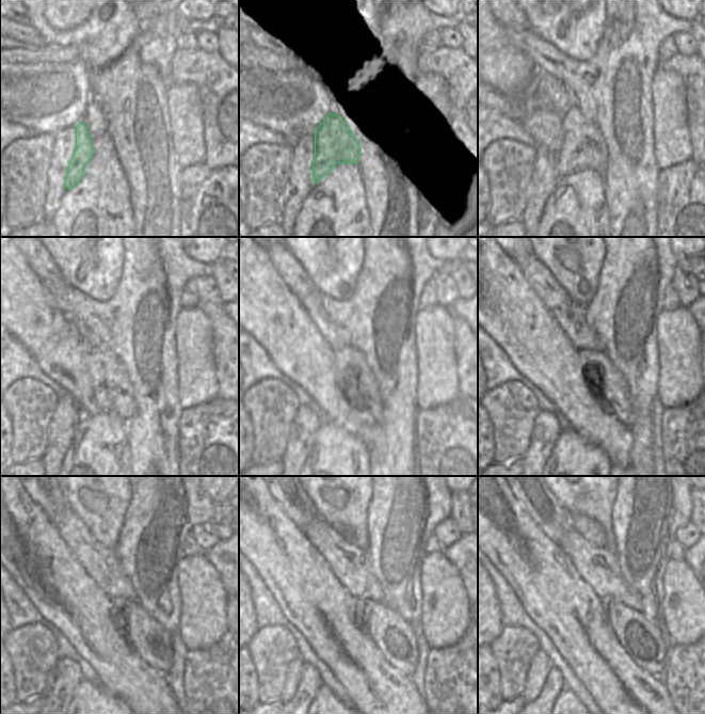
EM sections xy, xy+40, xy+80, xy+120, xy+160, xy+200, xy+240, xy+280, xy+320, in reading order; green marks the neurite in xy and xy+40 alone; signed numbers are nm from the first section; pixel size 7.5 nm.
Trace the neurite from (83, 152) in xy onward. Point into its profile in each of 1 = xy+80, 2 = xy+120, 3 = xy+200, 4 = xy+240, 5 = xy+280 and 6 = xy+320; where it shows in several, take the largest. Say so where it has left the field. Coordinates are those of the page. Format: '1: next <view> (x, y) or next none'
1: next xy+80 (582, 147)
2: next xy+120 (112, 391)
3: next xy+200 (612, 387)
4: next xy+240 (153, 643)
5: next xy+280 (396, 638)
6: next xy+320 (644, 640)

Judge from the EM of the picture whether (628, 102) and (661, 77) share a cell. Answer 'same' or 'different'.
different

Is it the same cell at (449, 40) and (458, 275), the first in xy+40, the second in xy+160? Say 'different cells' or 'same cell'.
different cells

